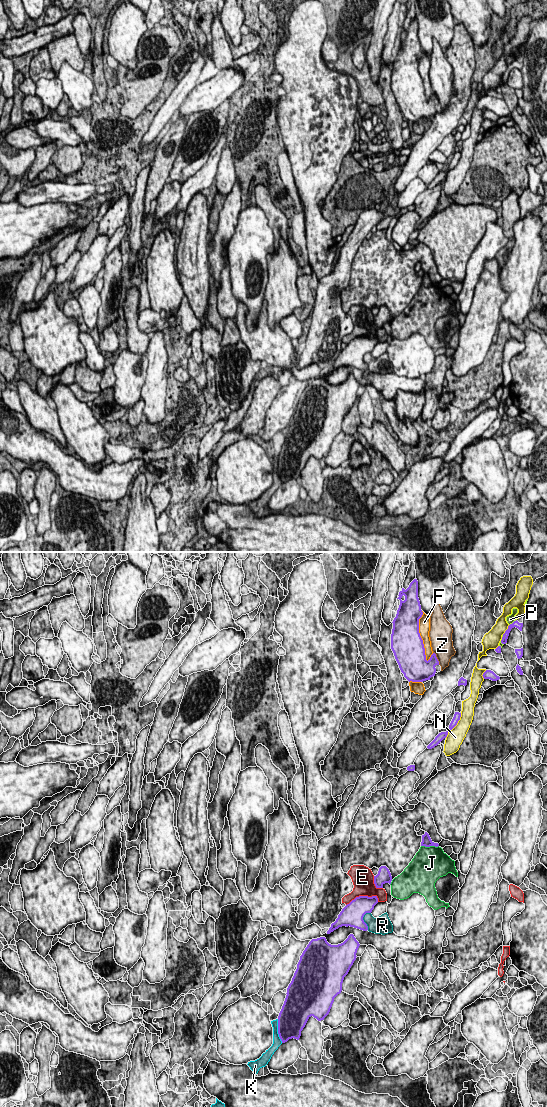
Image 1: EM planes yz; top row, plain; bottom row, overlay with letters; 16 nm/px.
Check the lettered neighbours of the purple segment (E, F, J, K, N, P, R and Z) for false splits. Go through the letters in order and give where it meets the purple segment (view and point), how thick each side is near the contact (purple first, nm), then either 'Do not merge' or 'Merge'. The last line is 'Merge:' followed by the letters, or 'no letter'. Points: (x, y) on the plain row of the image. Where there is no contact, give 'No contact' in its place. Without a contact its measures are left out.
E: Touches purple at yz (362, 336). Thickness 320 nm (purple) against 340 nm. Do not merge
F: Touches purple at yz (420, 76). Thickness 500 nm (purple) against 190 nm. Do not merge
J: Touches purple at yz (430, 285). Thickness 160 nm (purple) against 460 nm. Do not merge
K: Touches purple at yz (278, 471). Thickness 420 nm (purple) against 140 nm. Do not merge
N: Touches purple at yz (455, 165). Thickness 120 nm (purple) against 280 nm. Do not merge
P: Touches purple at yz (513, 62). Thickness 100 nm (purple) against 140 nm. Do not merge
R: Touches purple at yz (363, 361). Thickness 360 nm (purple) against 260 nm. Do not merge
Z: Touches purple at yz (436, 98). Thickness 300 nm (purple) against 360 nm. Do not merge
Merge: no letter

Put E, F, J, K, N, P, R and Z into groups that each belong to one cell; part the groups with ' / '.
E / F Z / J / K / N / P / R

